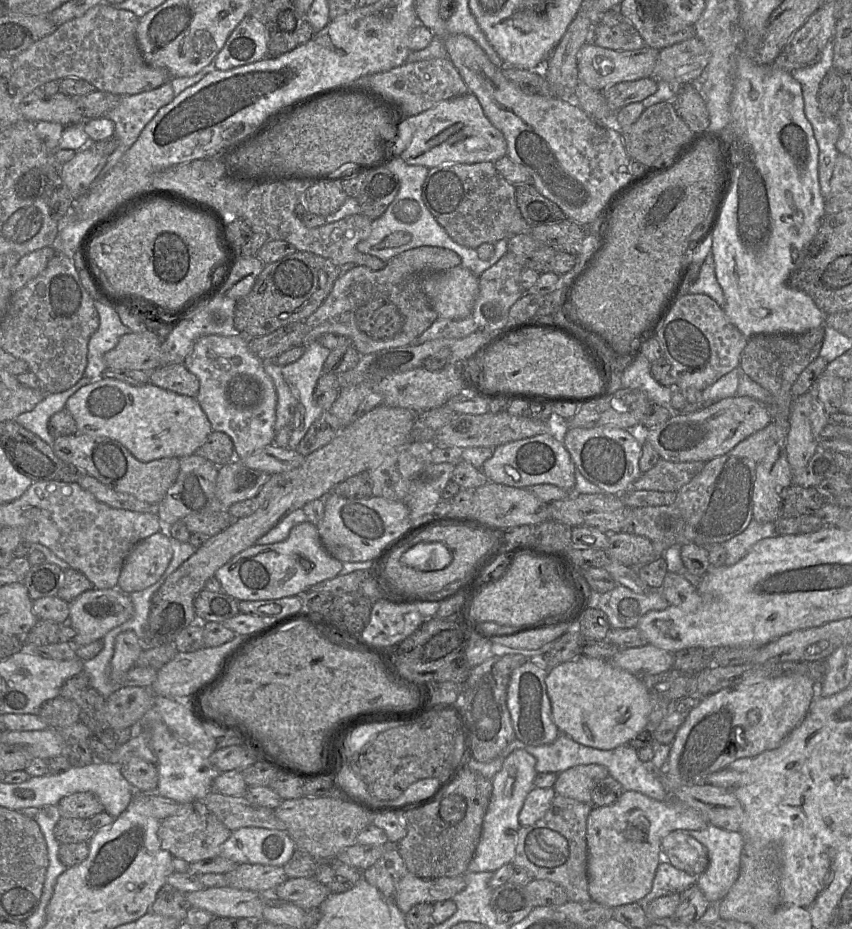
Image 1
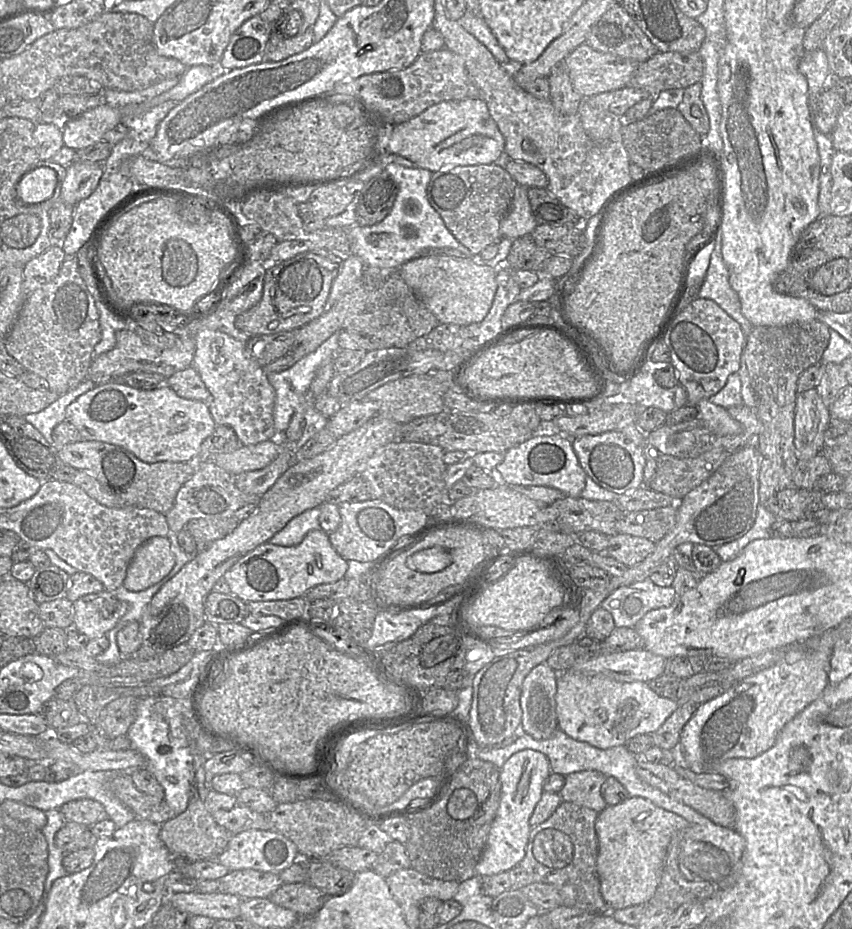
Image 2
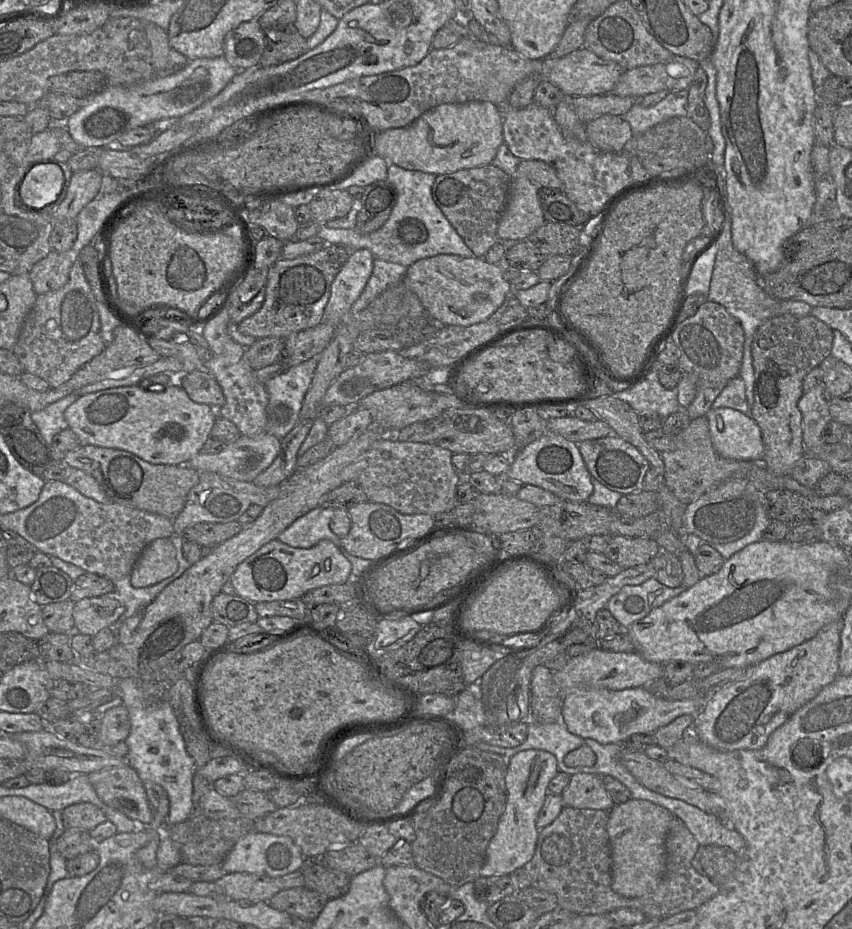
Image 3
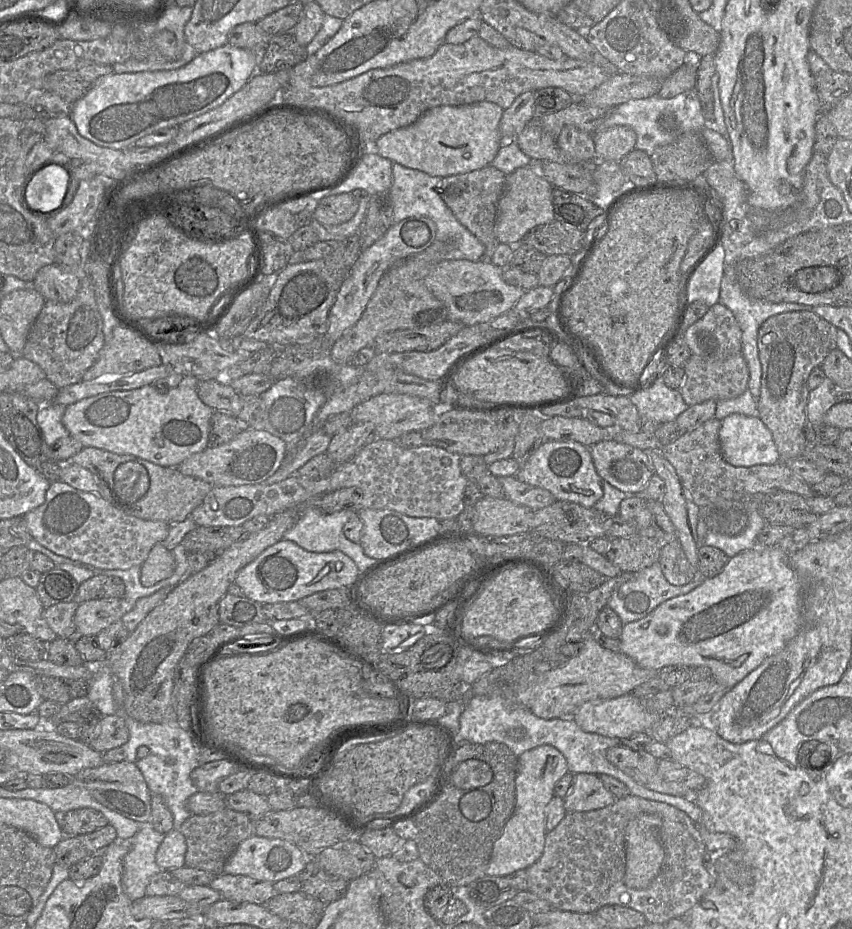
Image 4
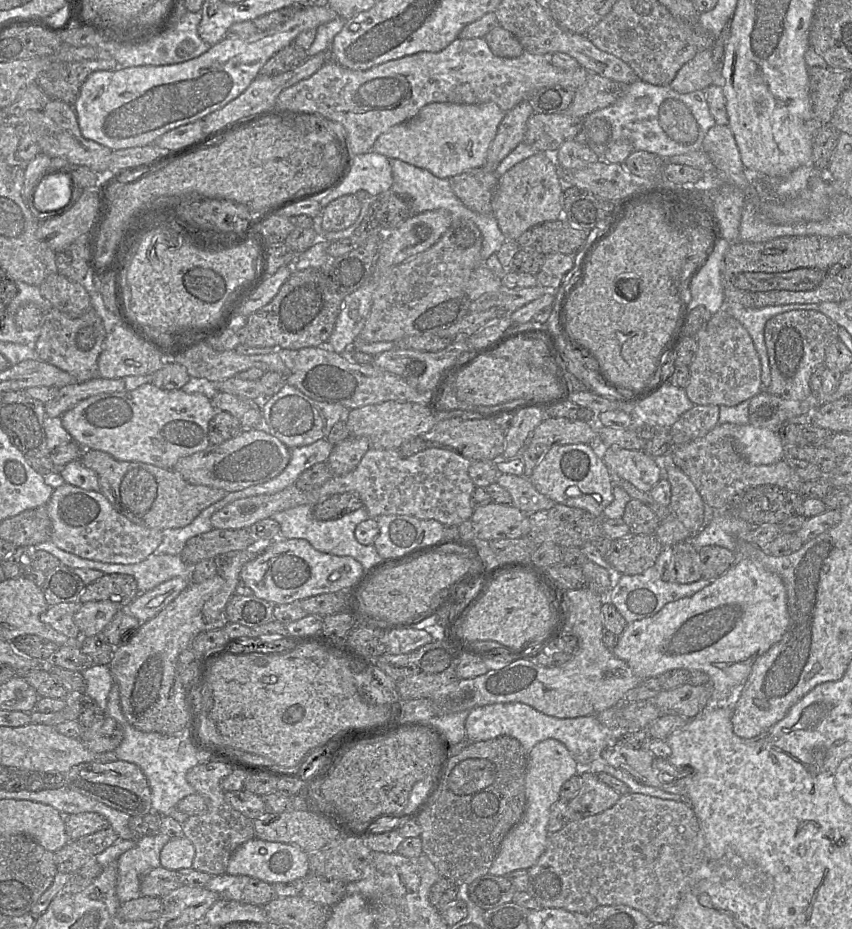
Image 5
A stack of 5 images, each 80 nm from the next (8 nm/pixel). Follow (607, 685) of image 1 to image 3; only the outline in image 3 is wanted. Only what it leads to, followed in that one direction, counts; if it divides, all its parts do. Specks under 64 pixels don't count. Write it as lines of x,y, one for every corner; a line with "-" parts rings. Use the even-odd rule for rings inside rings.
644,687
610,690
606,688
571,691
562,700
560,720
568,731
581,738
591,738
601,744
623,743
634,734
653,734
677,717
695,715
705,705
706,695
670,700
648,692

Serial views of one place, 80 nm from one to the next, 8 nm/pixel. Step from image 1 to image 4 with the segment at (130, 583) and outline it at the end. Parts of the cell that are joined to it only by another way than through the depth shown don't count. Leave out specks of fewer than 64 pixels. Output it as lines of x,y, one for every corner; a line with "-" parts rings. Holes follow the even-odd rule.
162,543
153,546
147,559
141,564
140,581
150,587
173,575
176,562
172,551

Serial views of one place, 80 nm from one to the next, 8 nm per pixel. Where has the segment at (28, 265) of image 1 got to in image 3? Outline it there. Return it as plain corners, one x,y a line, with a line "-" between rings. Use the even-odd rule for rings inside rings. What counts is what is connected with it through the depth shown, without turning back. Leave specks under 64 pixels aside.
71,249
65,253
51,250
46,257
36,262
27,274
35,293
40,295
64,286
75,261
76,254

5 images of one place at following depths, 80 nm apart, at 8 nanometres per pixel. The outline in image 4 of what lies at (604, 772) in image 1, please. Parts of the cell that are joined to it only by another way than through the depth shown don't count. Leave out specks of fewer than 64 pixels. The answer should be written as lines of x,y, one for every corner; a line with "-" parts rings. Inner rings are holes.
574,774
574,783
564,800
566,812
587,812
610,806
616,797
600,780
598,775

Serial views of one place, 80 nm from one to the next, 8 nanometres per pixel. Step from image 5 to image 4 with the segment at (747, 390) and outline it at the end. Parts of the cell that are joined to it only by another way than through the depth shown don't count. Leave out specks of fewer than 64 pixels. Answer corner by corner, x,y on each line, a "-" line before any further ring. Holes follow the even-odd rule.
742,352
724,360
705,360
701,356
691,355
684,366
683,384
679,391
688,406
713,399
729,400
742,395
748,389
749,369

